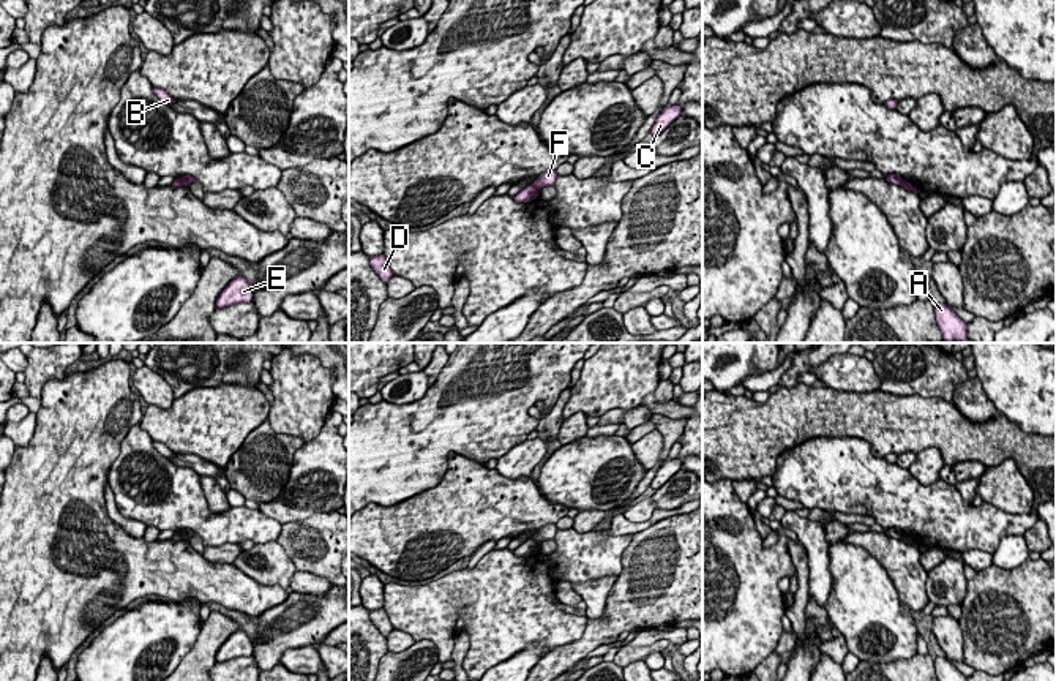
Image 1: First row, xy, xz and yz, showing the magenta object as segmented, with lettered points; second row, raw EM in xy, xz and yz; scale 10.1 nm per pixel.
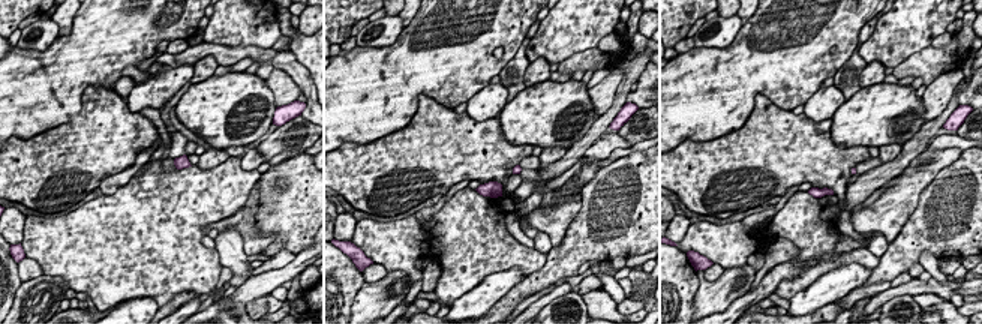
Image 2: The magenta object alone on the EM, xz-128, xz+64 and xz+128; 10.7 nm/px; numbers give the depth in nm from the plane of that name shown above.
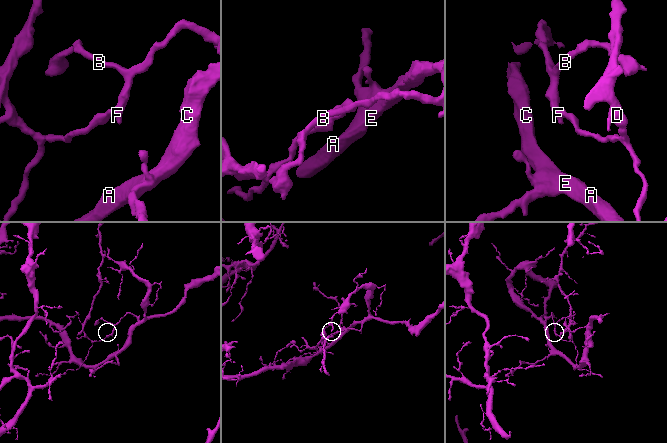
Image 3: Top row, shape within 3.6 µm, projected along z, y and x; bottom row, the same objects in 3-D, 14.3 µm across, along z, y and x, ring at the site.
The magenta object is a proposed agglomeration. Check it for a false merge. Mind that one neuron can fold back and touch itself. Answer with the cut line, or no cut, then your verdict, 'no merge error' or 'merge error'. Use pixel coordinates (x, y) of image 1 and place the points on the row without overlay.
cut in xz along (532, 538), (539, 542); merge error

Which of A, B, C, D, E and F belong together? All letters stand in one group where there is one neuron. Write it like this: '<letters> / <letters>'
A B C E F / D

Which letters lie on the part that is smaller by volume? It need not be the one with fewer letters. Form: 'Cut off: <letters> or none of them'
Cut off: D

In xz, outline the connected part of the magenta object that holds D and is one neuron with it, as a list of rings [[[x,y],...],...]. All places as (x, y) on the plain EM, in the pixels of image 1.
[[[379,608],[379,610],[369,610],[369,611],[371,611],[371,621],[374,623],[374,626],[379,629],[382,635],[387,637],[395,627],[391,626],[385,610]]]

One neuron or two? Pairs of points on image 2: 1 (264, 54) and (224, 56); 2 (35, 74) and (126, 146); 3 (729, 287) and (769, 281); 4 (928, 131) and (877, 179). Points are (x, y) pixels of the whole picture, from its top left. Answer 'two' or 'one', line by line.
1: one
2: two
3: two
4: one

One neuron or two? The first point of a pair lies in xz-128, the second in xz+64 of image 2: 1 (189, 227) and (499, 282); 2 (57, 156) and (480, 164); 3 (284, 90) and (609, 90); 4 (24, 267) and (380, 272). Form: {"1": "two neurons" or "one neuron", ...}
{"1": "two neurons", "2": "one neuron", "3": "one neuron", "4": "one neuron"}

